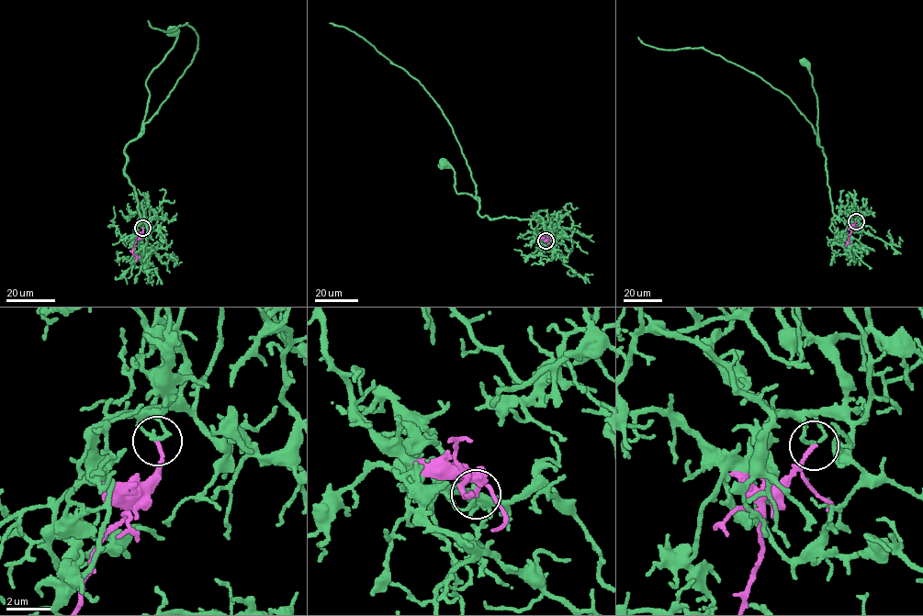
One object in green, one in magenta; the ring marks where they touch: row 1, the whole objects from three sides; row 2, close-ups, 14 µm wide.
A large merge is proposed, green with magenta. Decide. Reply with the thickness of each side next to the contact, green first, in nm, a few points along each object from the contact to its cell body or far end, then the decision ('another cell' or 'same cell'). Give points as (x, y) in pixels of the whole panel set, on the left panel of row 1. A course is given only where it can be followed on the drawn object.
160/170 nm | green via (142, 228), (135, 228), (141, 219), (124, 173), (124, 150), (140, 132), (146, 79), (172, 48), (174, 31) | magenta via (142, 228), (132, 250), (136, 261) | another cell

